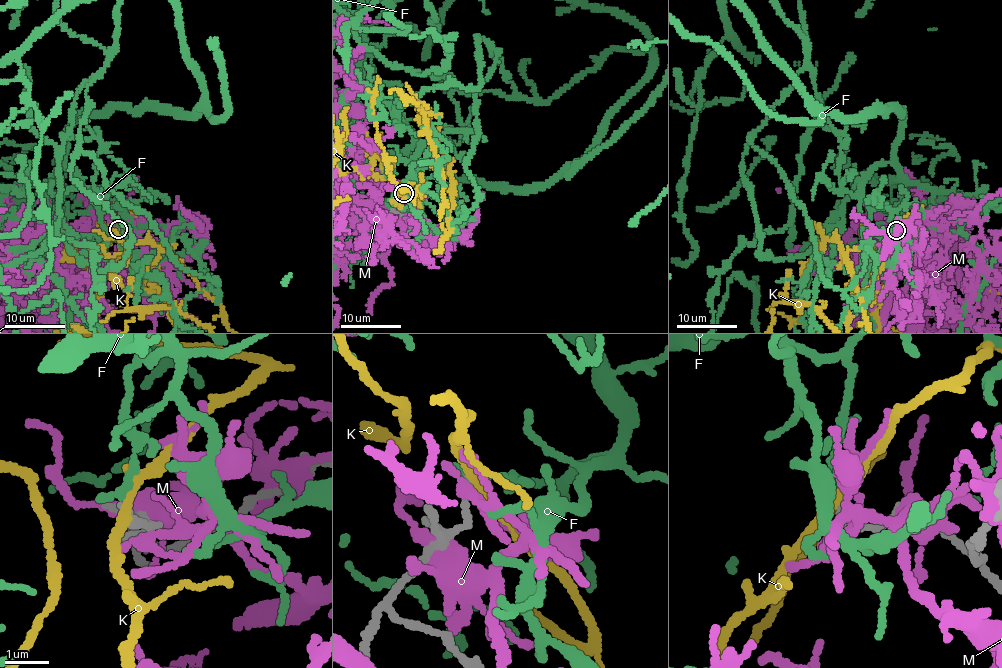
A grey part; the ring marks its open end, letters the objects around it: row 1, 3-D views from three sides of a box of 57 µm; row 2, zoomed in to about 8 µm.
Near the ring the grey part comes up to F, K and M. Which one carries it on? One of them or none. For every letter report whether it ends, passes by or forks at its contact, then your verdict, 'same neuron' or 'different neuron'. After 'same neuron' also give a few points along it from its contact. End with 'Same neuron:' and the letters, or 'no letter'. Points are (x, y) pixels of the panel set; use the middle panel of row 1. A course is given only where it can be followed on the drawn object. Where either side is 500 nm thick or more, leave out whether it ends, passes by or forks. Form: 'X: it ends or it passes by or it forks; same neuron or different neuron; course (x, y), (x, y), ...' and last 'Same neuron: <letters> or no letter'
F: it ends; same neuron
K: it passes by; different neuron
M: it forks; different neuron
Same neuron: F

